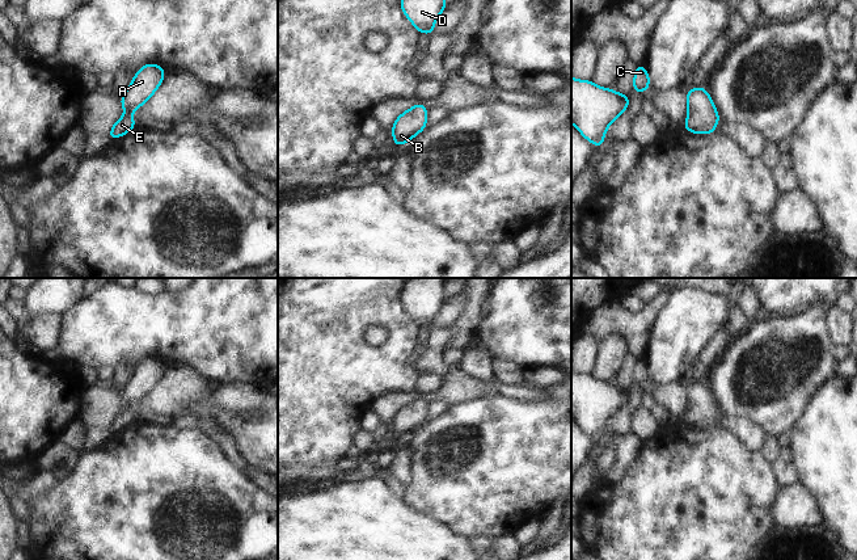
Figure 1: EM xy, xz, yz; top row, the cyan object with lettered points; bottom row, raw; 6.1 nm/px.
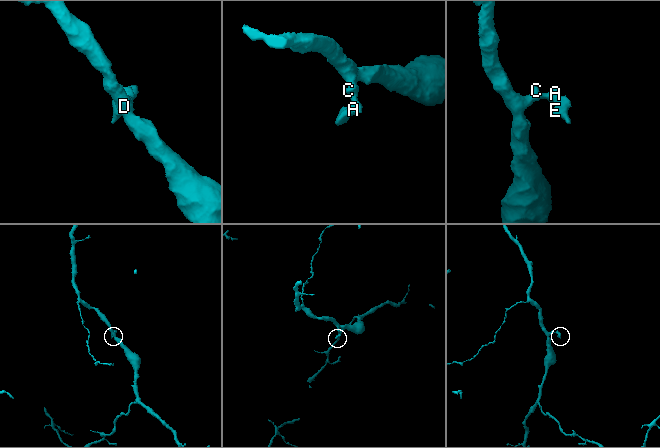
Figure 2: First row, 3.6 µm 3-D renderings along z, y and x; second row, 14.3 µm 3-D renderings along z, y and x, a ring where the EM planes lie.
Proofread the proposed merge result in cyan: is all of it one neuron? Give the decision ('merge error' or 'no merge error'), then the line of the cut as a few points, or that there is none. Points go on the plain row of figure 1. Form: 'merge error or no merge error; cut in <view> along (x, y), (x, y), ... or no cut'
no merge error; no cut

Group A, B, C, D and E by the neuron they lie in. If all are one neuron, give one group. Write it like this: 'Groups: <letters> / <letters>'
Groups: A B C D E.

